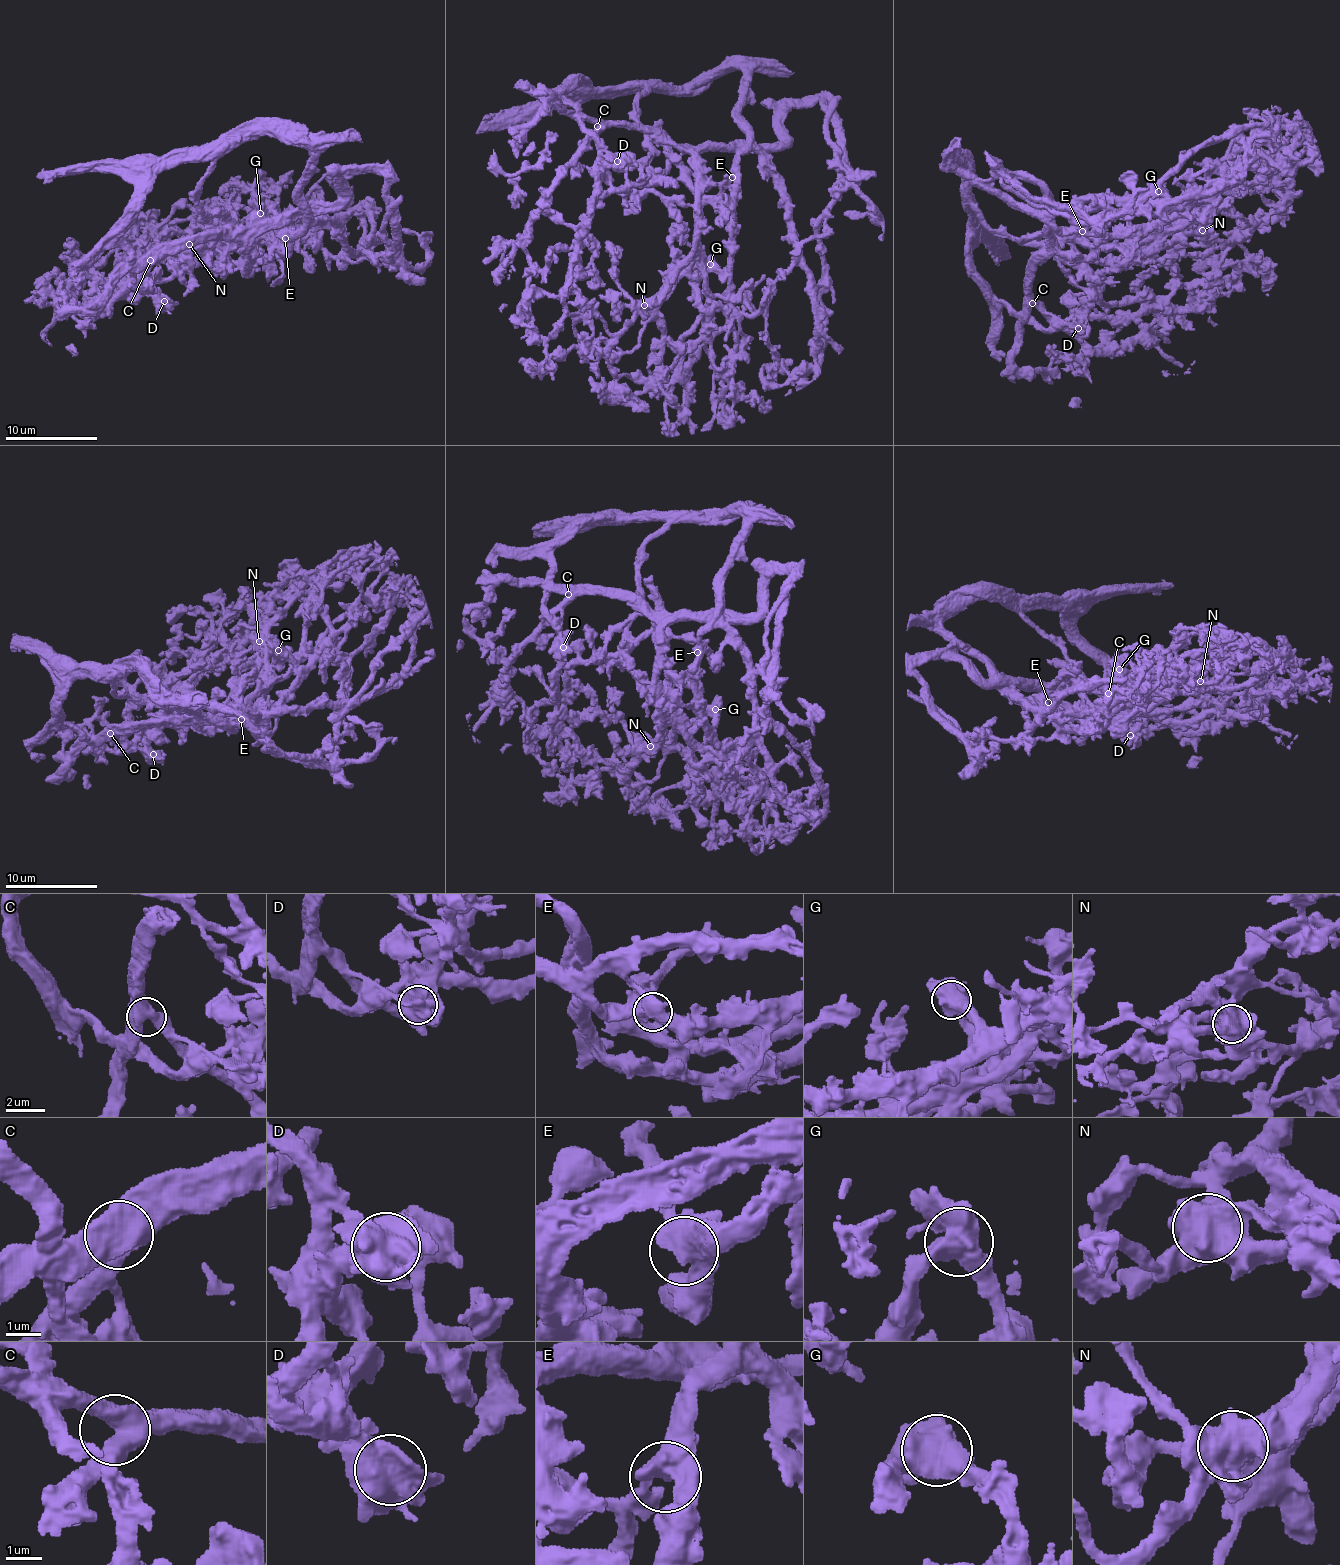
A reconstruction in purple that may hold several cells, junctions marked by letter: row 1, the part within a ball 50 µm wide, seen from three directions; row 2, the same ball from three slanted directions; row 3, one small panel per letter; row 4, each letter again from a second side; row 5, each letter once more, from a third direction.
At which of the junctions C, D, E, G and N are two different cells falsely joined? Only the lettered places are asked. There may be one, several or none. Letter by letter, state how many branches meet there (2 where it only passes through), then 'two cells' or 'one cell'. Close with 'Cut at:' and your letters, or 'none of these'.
C: 2 | one cell
D: 3 | two cells
E: 3 | one cell
G: 3 | two cells
N: 5 | two cells
Cut at: D, G, N

